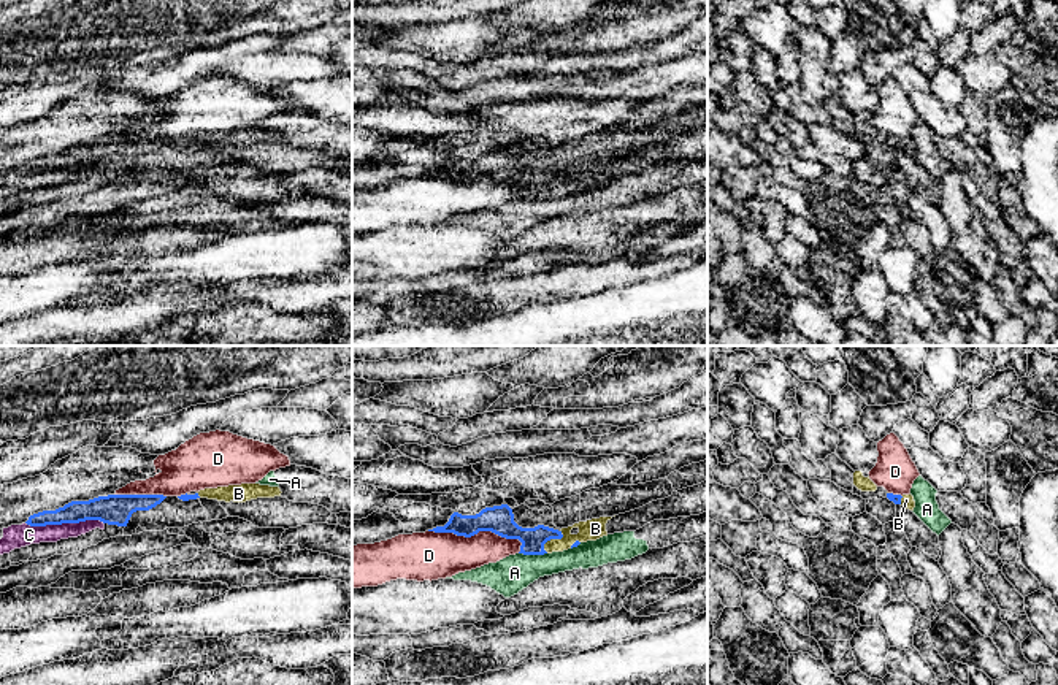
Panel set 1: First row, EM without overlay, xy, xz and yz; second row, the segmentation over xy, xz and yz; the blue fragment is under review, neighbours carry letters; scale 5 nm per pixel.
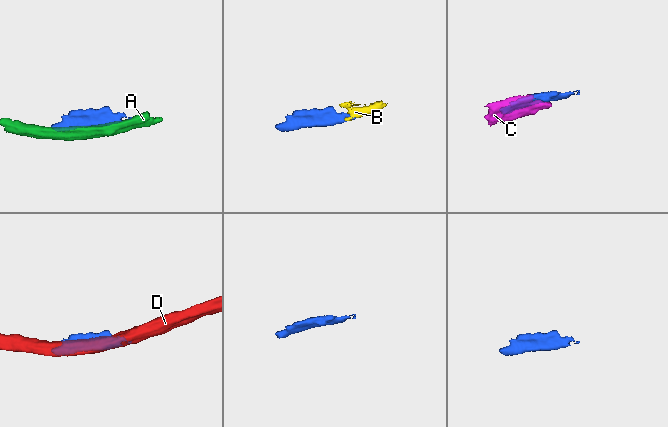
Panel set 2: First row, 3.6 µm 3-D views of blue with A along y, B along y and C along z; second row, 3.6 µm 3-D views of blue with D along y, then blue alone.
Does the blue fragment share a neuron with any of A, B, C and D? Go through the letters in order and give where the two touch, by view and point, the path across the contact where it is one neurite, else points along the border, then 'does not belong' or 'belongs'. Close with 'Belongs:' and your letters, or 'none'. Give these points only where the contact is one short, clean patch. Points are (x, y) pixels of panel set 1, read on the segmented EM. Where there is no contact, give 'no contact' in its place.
A: xz (533, 554) | does not belong
B: xz (552, 538) | across xz (533, 539), (552, 538), (576, 539), (595, 528) | belongs
C: xy (65, 522) | does not belong
D: xz (476, 533) | does not belong
Belongs: B

